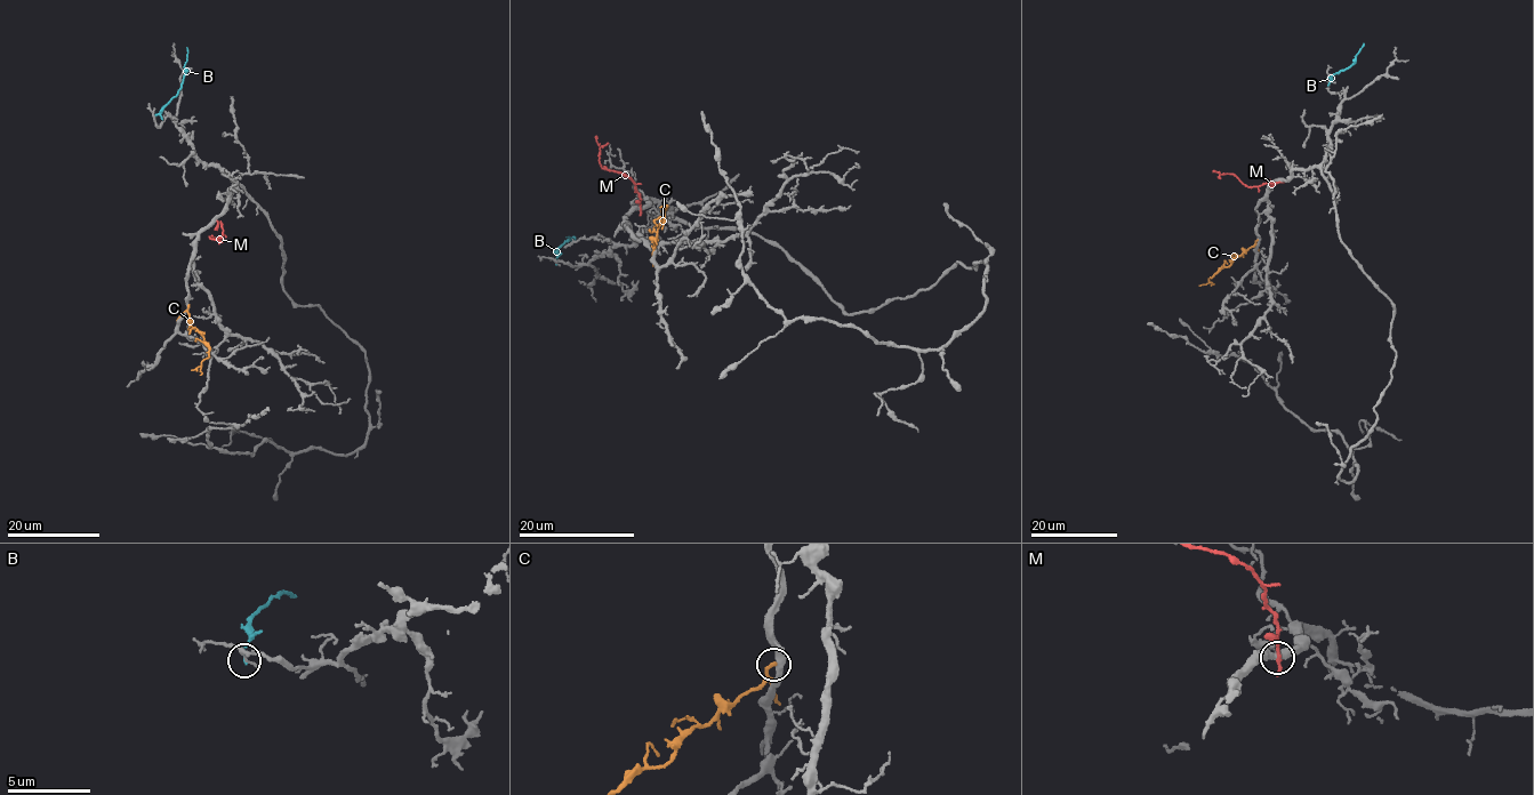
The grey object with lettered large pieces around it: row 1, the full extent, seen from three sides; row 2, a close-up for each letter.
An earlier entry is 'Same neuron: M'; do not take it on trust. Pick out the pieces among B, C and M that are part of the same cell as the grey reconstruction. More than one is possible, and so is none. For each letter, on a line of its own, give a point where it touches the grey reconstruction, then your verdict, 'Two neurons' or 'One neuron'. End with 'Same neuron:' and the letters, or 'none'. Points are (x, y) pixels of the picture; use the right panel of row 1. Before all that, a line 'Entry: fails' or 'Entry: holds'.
Entry: fails
B: Touches grey at (1332, 81). Two neurons
C: Touches grey at (1257, 240). Two neurons
M: Touches grey at (1282, 182). Two neurons
Same neuron: none

